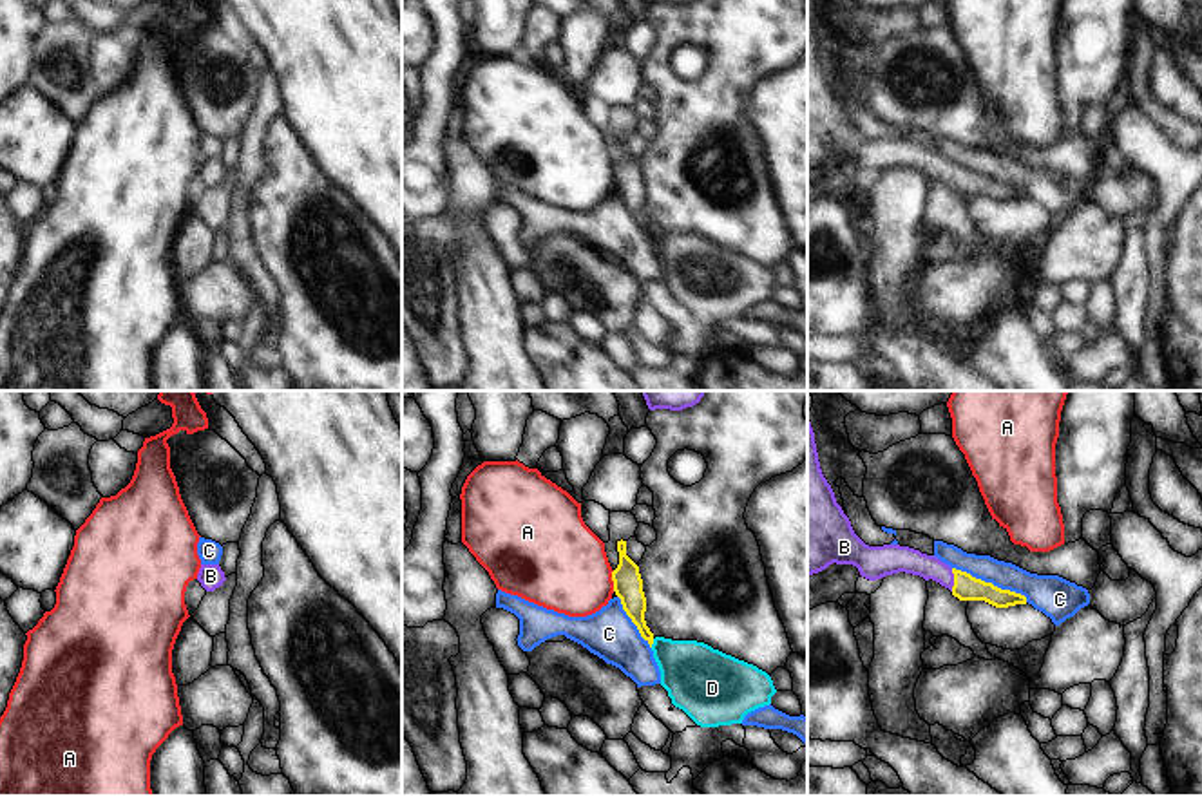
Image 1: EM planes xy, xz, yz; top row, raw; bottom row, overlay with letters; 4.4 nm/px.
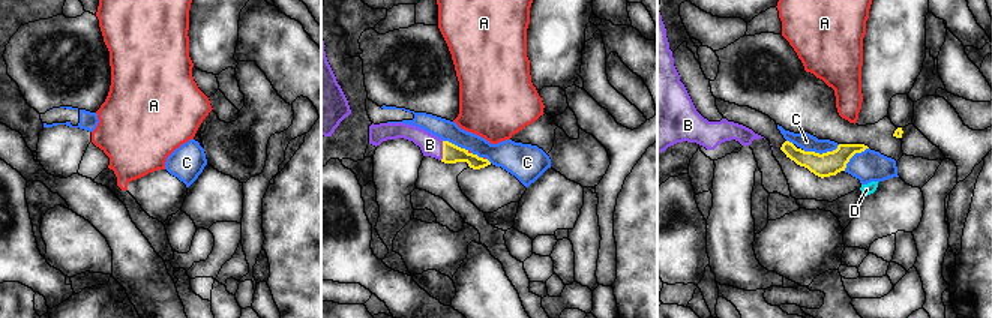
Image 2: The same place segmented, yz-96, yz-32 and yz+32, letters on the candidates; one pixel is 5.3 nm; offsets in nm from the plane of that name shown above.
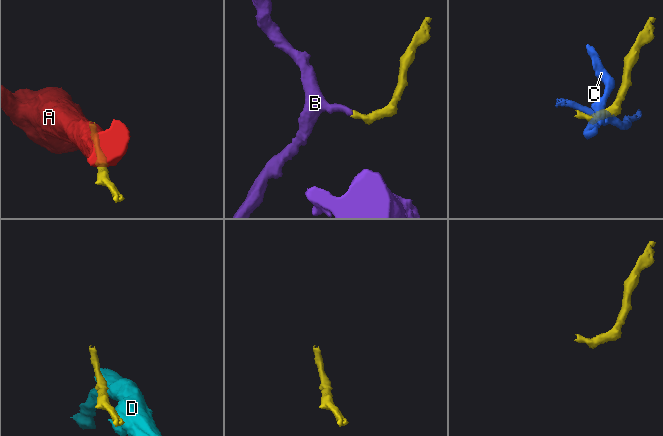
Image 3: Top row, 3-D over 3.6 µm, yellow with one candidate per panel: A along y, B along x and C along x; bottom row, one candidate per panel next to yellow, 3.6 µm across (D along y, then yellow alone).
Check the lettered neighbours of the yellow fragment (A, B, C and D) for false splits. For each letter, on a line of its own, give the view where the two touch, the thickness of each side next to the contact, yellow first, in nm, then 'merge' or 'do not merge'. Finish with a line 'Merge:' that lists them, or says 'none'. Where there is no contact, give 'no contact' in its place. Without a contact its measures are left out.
A: xz | 130/400 nm | do not merge
B: yz | 110/110 nm | merge
C: yz | 110/160 nm | do not merge
D: xz | 110/280 nm | do not merge
Merge: B

